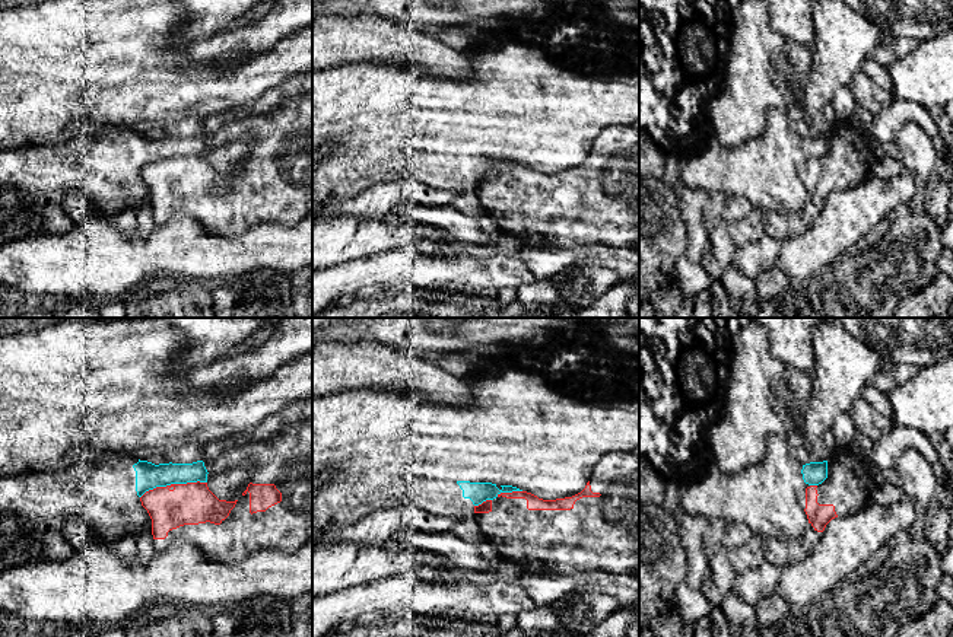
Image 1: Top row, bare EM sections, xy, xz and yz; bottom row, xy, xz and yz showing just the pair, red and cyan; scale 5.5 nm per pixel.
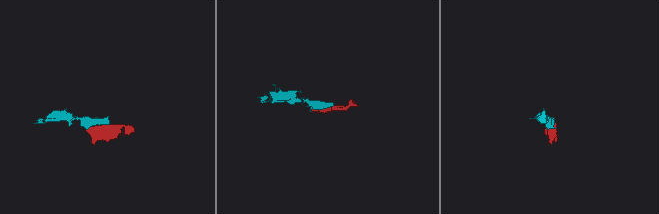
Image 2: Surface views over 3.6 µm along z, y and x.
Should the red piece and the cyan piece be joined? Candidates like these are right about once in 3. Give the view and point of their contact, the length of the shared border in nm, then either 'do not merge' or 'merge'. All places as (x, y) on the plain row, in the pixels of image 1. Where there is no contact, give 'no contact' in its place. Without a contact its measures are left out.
xy (172, 158) | 380 nm | do not merge

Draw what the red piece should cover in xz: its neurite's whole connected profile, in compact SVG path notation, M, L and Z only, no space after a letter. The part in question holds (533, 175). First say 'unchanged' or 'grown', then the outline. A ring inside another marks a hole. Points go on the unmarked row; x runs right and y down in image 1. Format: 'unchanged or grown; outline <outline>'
grown; outline M639 124L603 130L593 141L585 162L565 172L543 173L527 165L501 166L474 179L474 192L485 214L496 219L503 233L533 248L581 248L607 245L639 251Z

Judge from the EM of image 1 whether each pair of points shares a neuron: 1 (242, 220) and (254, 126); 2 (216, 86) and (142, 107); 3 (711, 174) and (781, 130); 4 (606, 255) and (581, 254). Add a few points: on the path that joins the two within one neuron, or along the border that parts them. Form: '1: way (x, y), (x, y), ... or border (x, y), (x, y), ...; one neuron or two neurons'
1: way (253, 197), (264, 185), (264, 149); one neuron
2: way (197, 88), (161, 88); one neuron
3: way (728, 169), (742, 169), (764, 147); one neuron
4: way (600, 254), (587, 254); one neuron

